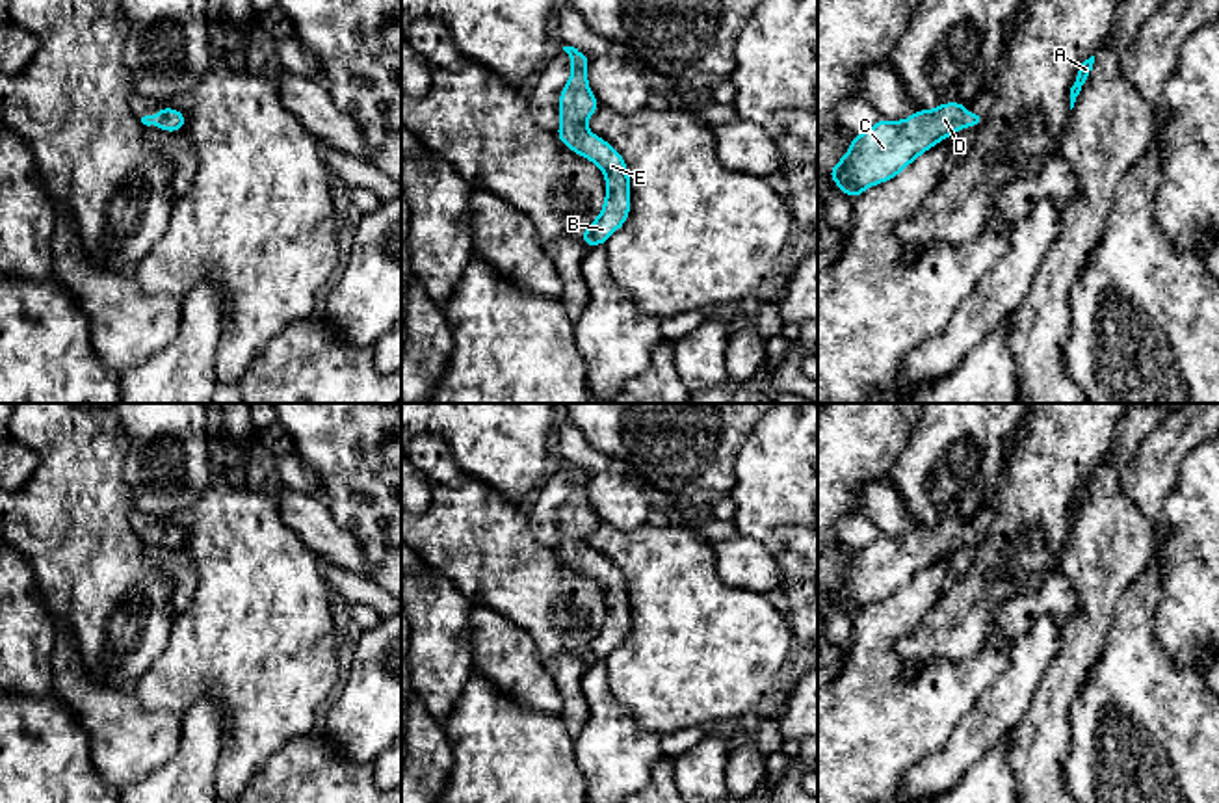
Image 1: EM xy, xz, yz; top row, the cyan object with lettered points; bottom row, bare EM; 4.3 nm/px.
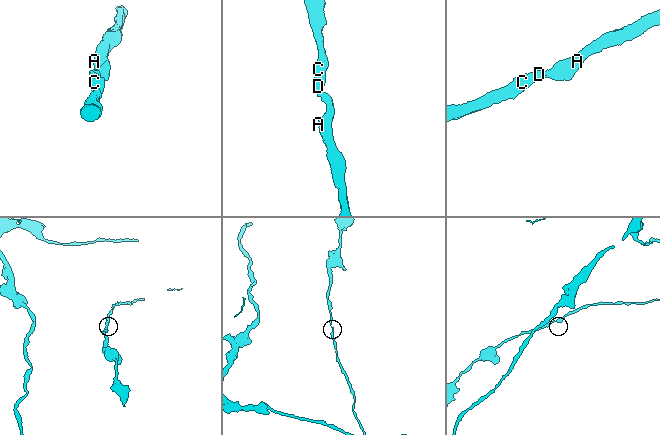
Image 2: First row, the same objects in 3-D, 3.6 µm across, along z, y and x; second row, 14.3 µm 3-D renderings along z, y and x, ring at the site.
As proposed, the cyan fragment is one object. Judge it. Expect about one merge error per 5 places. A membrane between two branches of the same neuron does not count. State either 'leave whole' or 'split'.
leave whole

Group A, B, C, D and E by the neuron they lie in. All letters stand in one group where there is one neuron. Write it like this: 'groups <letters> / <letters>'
groups A B C D E

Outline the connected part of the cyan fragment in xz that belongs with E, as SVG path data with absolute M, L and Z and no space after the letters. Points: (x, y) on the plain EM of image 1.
M563 463L572 478L572 491L559 509L557 556L572 569L589 574L606 591L606 615L598 634L582 649L587 662L604 662L630 630L630 591L624 574L602 554L585 545L587 535L600 524L587 500L589 474L574 463Z

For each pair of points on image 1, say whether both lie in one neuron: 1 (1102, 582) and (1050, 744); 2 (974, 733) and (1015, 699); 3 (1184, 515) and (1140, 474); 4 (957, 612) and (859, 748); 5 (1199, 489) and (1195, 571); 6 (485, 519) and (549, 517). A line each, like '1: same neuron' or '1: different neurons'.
1: same neuron
2: same neuron
3: different neurons
4: different neurons
5: same neuron
6: different neurons

